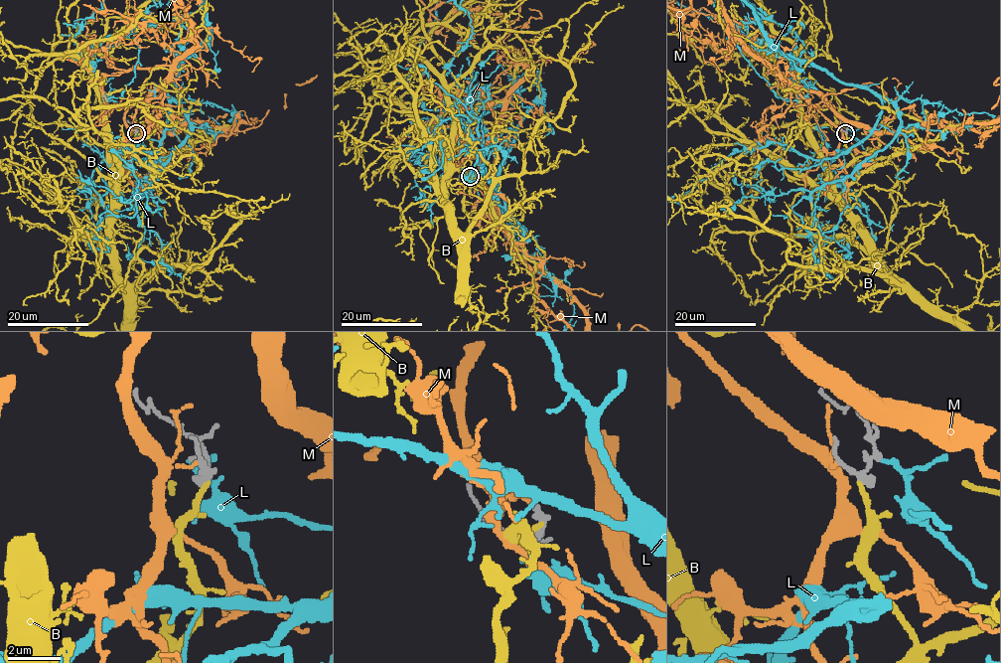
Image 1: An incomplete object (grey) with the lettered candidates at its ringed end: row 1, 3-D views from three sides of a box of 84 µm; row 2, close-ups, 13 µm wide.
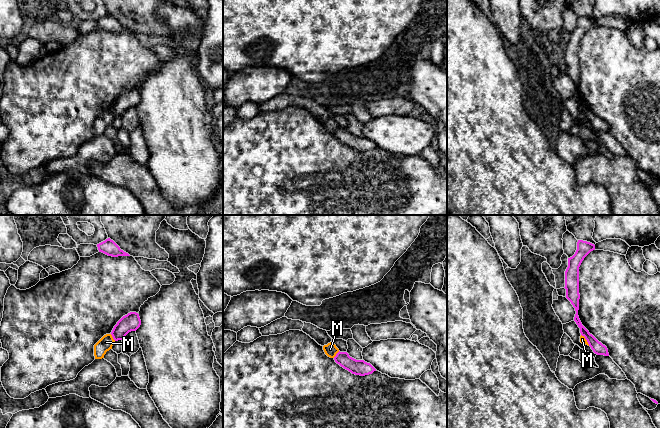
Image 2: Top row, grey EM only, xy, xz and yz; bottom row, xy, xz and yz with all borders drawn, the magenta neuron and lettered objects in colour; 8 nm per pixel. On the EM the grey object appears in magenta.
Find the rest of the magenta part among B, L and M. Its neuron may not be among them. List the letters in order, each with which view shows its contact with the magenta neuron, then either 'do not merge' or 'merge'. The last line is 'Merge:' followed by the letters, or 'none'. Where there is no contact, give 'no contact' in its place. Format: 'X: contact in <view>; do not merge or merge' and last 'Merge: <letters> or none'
B: no contact; merge
L: no contact; do not merge
M: contact in xy; do not merge
Merge: B

